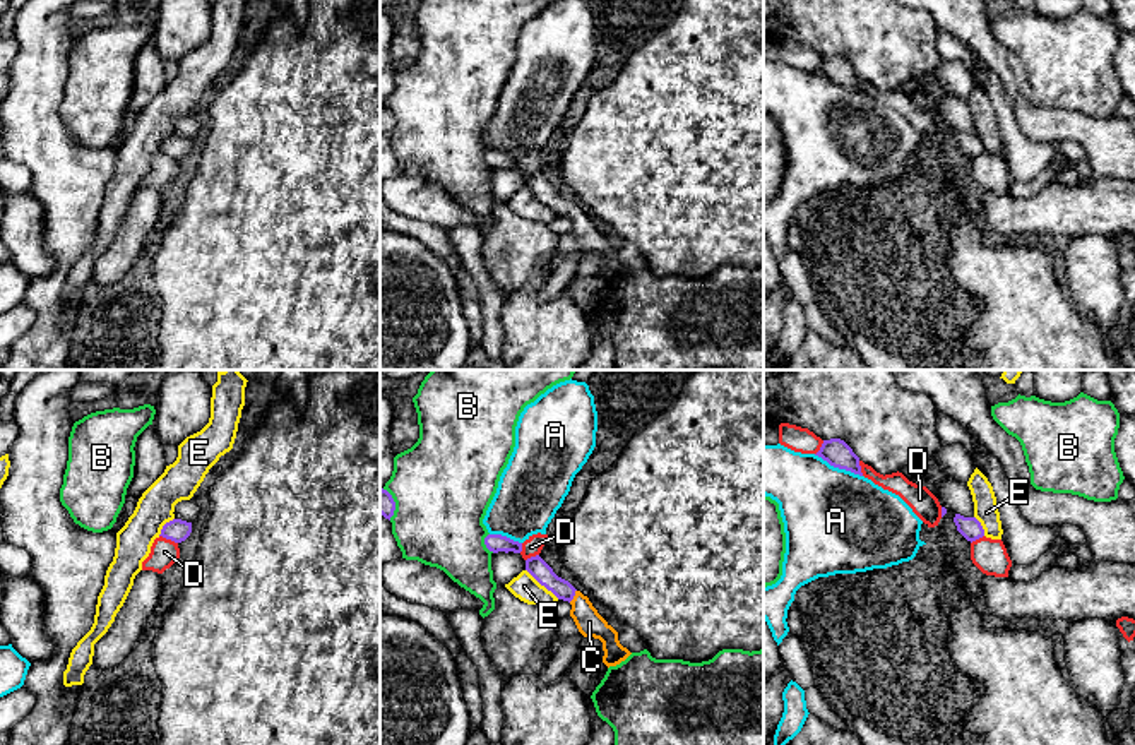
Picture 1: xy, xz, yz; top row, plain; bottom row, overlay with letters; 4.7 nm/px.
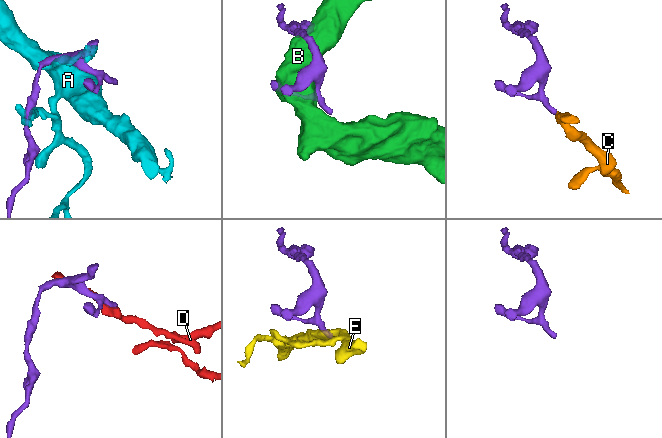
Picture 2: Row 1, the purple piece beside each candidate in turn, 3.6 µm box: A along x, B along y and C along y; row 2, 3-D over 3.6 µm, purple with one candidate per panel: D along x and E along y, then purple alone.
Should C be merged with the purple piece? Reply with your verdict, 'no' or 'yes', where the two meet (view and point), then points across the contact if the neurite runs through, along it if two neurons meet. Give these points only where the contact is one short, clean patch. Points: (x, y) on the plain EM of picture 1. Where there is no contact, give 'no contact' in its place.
yes; contact xz (574, 211); way xz (534, 182), (562, 206), (574, 211), (589, 238)

